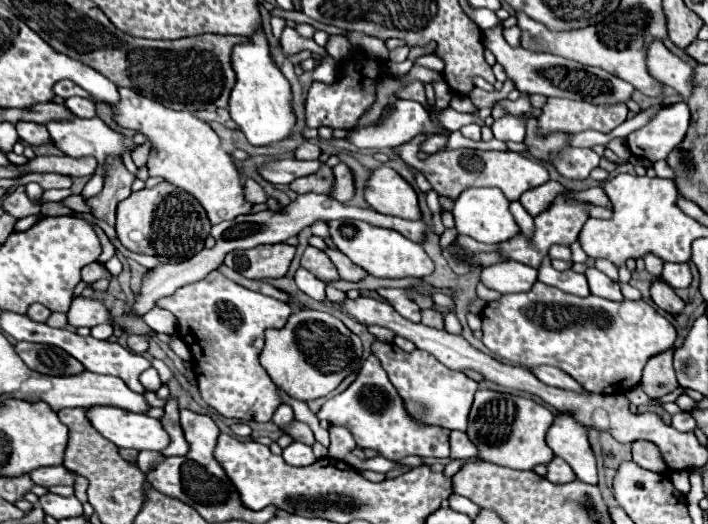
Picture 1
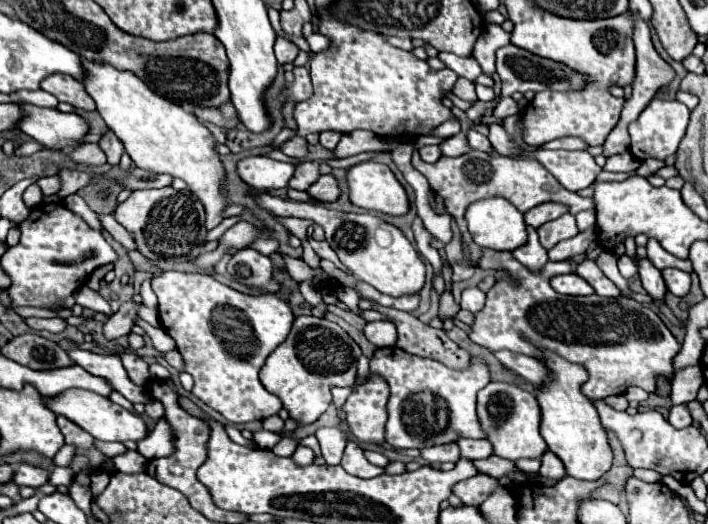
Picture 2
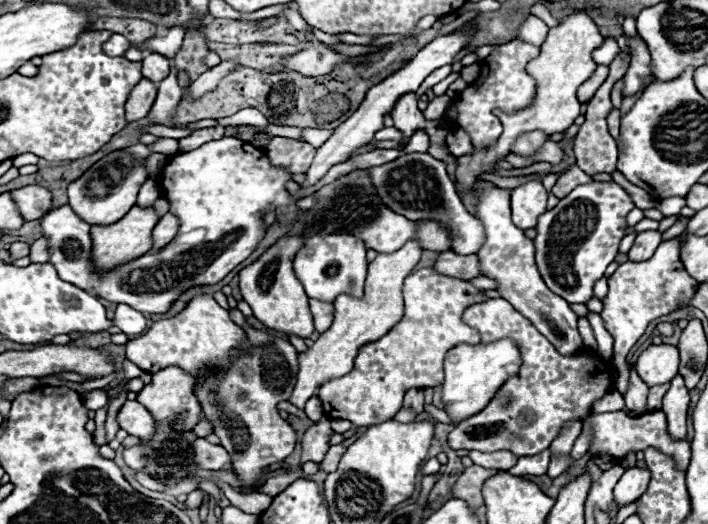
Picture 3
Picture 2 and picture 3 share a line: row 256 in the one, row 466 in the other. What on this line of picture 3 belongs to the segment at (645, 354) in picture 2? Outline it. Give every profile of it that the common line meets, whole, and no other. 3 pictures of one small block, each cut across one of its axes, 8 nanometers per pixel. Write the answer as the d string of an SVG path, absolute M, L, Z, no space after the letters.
M471 450L468 456L474 460L474 464L480 464L480 466L486 469L510 470L518 462L518 456L508 450L498 452Z

